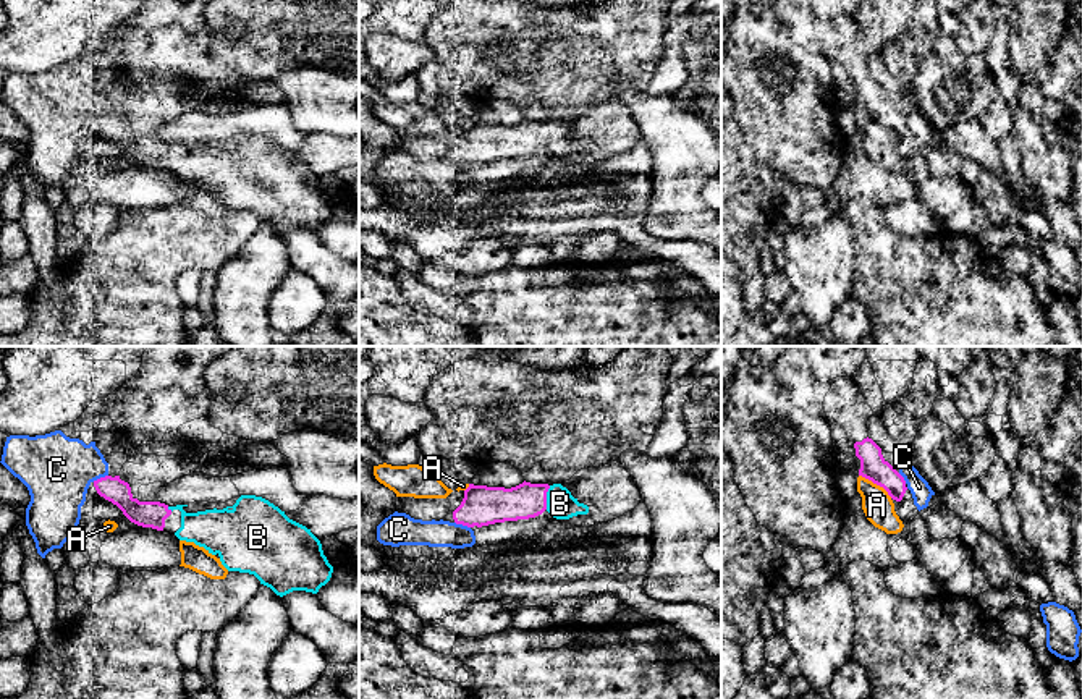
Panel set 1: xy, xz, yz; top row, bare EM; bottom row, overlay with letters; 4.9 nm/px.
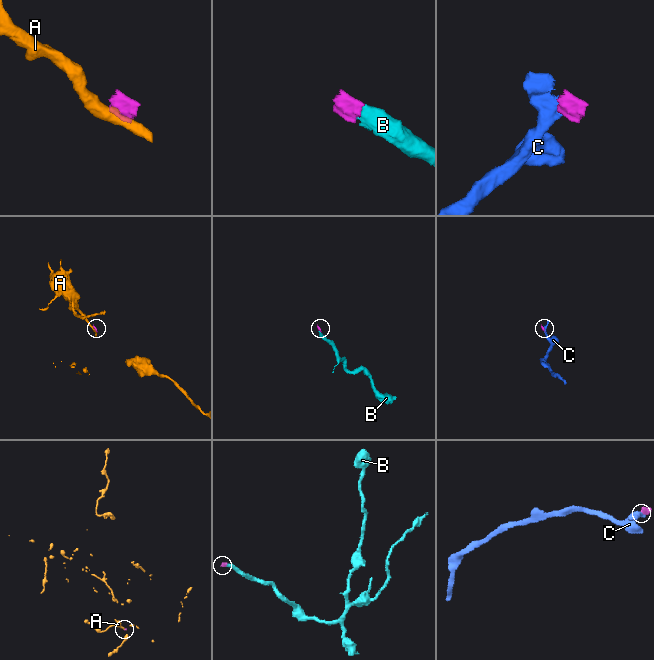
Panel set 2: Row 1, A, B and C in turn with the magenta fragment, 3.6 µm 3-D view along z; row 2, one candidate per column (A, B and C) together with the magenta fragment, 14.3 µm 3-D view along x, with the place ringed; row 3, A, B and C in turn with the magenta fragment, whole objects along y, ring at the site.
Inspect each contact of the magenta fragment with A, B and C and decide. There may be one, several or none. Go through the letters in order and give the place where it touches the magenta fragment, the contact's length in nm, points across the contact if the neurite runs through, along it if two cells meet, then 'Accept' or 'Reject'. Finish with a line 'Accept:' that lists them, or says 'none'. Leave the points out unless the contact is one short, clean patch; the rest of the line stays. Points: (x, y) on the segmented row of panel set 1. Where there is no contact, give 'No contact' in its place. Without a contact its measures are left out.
A: Touches magenta at yz (875, 482). Shared border 200 nm. Boundary: yz (859, 474), (879, 484), (891, 497). Reject
B: Touches magenta at xz (545, 497). Shared border 120 nm. Path across: xz (526, 500), (545, 497), (560, 504). Accept
C: Touches magenta at xz (463, 525). Shared border 90 nm. Reject
Accept: B

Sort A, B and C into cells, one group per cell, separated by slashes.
A / B / C

